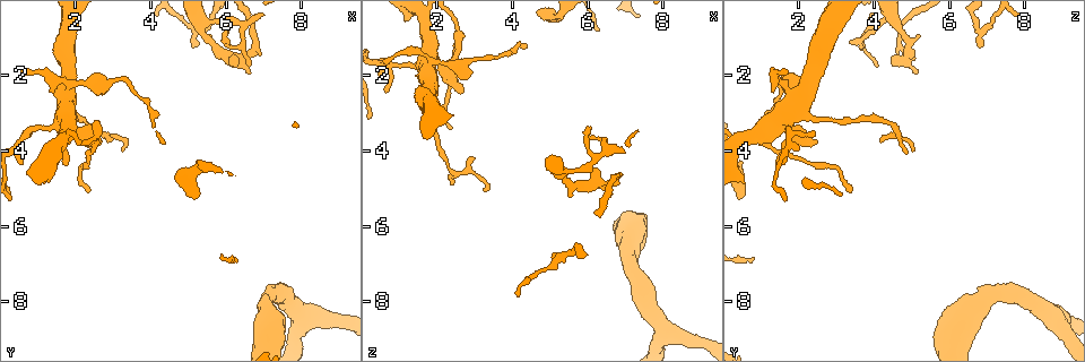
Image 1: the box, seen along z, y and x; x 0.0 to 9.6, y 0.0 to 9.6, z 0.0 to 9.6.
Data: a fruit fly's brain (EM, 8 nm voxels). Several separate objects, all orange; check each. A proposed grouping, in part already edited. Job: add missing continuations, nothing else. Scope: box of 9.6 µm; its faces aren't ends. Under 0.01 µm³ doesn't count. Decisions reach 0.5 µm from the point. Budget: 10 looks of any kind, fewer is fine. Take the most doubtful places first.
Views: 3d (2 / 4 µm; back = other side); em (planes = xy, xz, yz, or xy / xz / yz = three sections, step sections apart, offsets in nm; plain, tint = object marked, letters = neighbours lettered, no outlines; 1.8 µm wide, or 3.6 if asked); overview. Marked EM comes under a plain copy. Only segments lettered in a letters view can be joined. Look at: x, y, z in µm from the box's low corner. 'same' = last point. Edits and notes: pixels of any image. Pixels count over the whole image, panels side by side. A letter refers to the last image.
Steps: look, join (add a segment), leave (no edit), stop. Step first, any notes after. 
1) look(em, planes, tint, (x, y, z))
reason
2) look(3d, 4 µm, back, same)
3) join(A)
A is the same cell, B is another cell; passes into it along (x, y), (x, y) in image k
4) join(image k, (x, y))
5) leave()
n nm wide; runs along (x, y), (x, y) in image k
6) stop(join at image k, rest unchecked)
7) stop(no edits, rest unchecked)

look(em, planes, letters, (6.60, 1.90, 5.15))
branch stops here

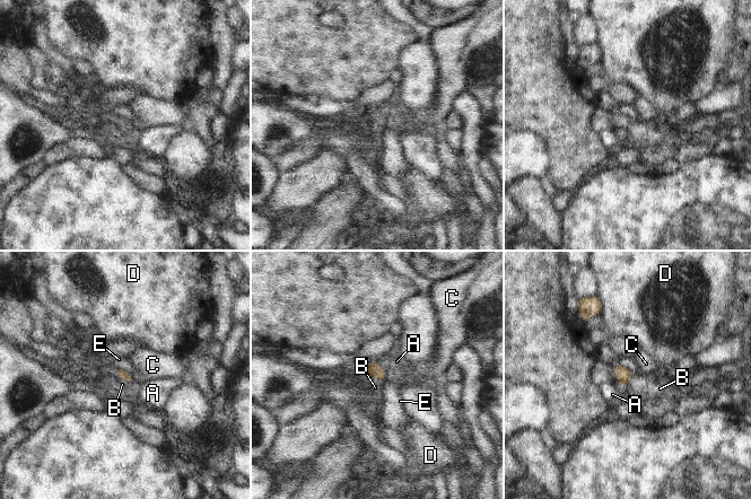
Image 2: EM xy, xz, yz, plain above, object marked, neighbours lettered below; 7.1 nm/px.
join(B)
B is the same cell, A, C, D and E are other cells; passes into it along (128, 376), (127, 382), (122, 384) in image 2; it goes on there

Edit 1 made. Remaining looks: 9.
look(overview)
redraw

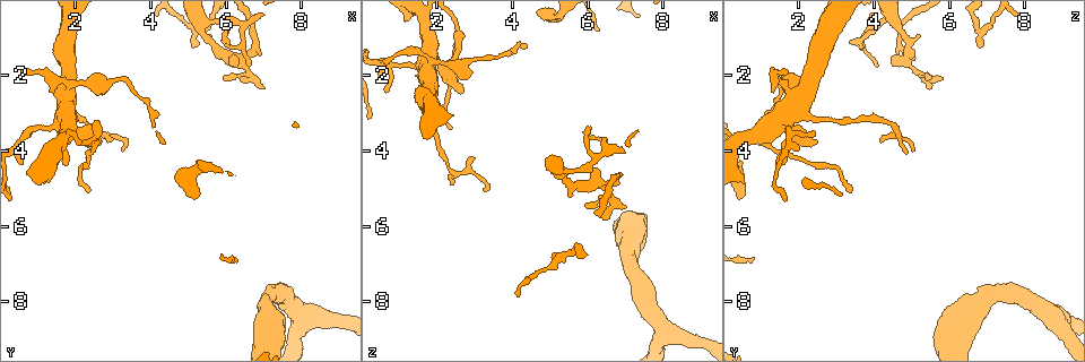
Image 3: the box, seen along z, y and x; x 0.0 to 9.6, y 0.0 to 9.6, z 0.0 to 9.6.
look(em, planes, letters, (1.70, 2.65, 1.95))
four or more arms meet

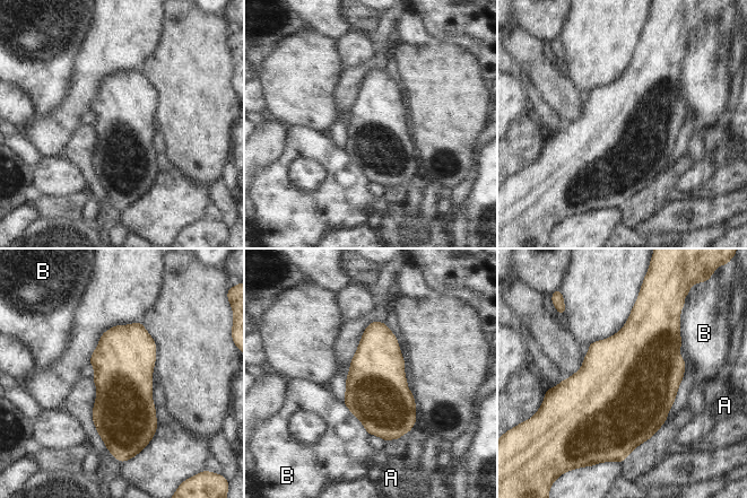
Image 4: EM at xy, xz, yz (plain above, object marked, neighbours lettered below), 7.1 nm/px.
leave()
A and B are other cells; border along (342, 402), (352, 412) in image 4; no lettered segment goes on from it

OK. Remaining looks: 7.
look(em, yz, step 8, tint, (2.35, 5.10, 3.35))
end of a long branch

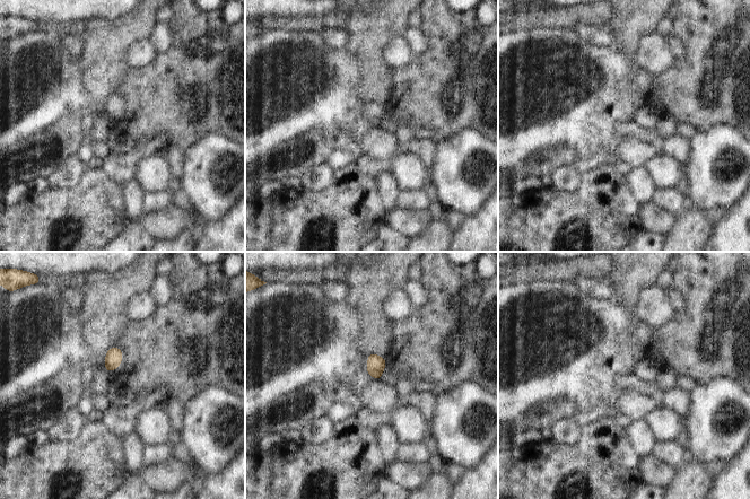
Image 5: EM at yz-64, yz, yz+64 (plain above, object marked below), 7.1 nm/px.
look(em, planes, letters, same)

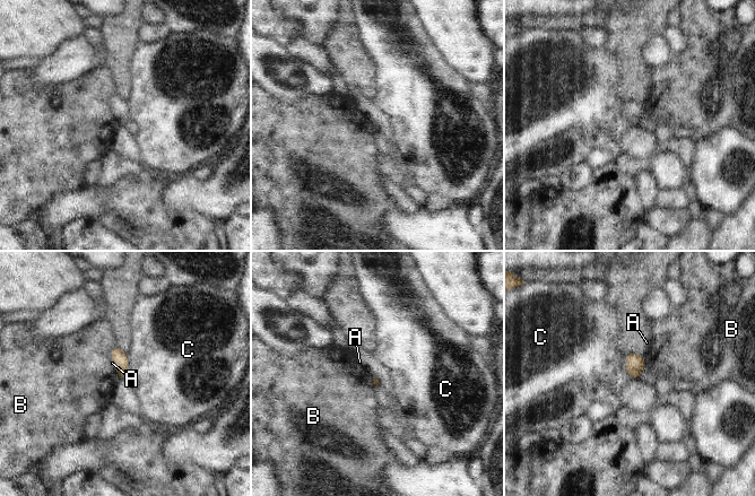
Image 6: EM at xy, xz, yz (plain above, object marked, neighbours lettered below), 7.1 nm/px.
leave()
A, B and C are other cells; border along (115, 373), (119, 376) in image 6; no lettered segment goes on from it

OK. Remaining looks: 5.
stop(join at image 2, rest unchecked)

